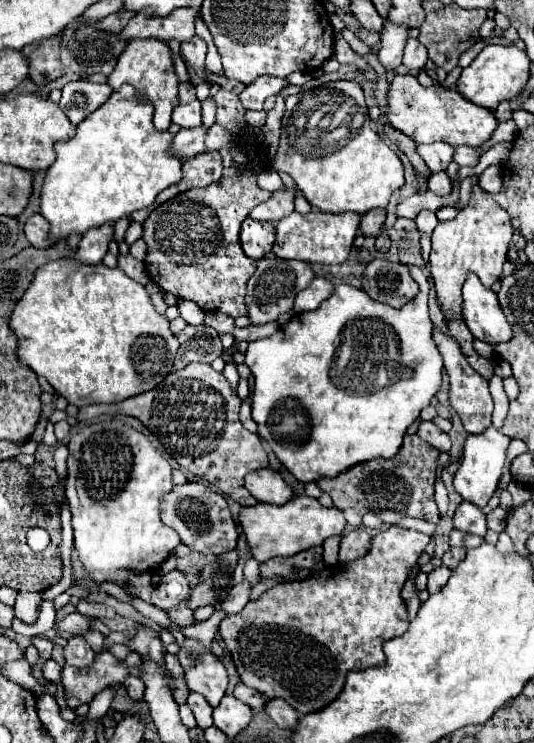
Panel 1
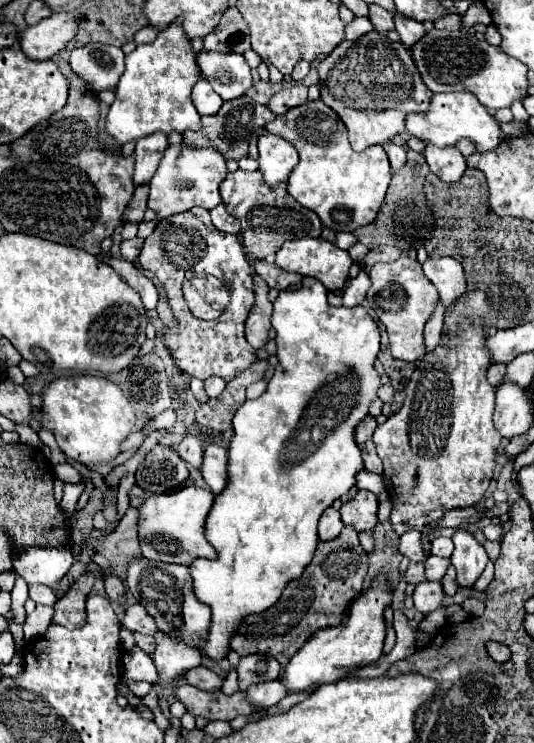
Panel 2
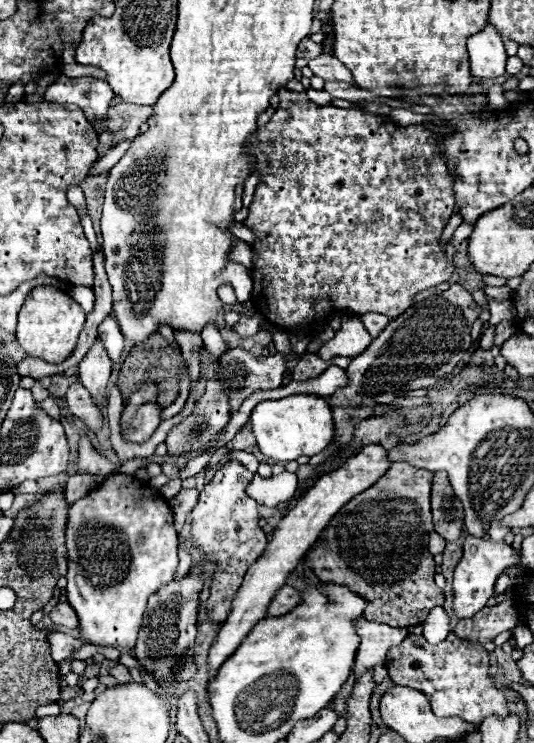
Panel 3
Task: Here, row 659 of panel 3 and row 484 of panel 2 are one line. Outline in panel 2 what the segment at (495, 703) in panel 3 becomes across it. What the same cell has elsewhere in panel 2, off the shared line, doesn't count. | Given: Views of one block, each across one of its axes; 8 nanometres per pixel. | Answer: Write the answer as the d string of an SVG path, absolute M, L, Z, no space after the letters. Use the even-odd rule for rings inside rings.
M468 290L452 304L450 312L444 316L440 344L418 362L420 366L416 366L410 378L404 406L374 432L376 450L384 462L384 482L394 504L390 524L396 534L404 534L410 528L422 530L428 522L442 518L446 510L474 506L488 490L494 456L500 444L500 432L492 422L494 386L486 382L486 372L492 366L492 354L488 354L488 348L484 346L484 322L488 314L490 302L482 290Z

